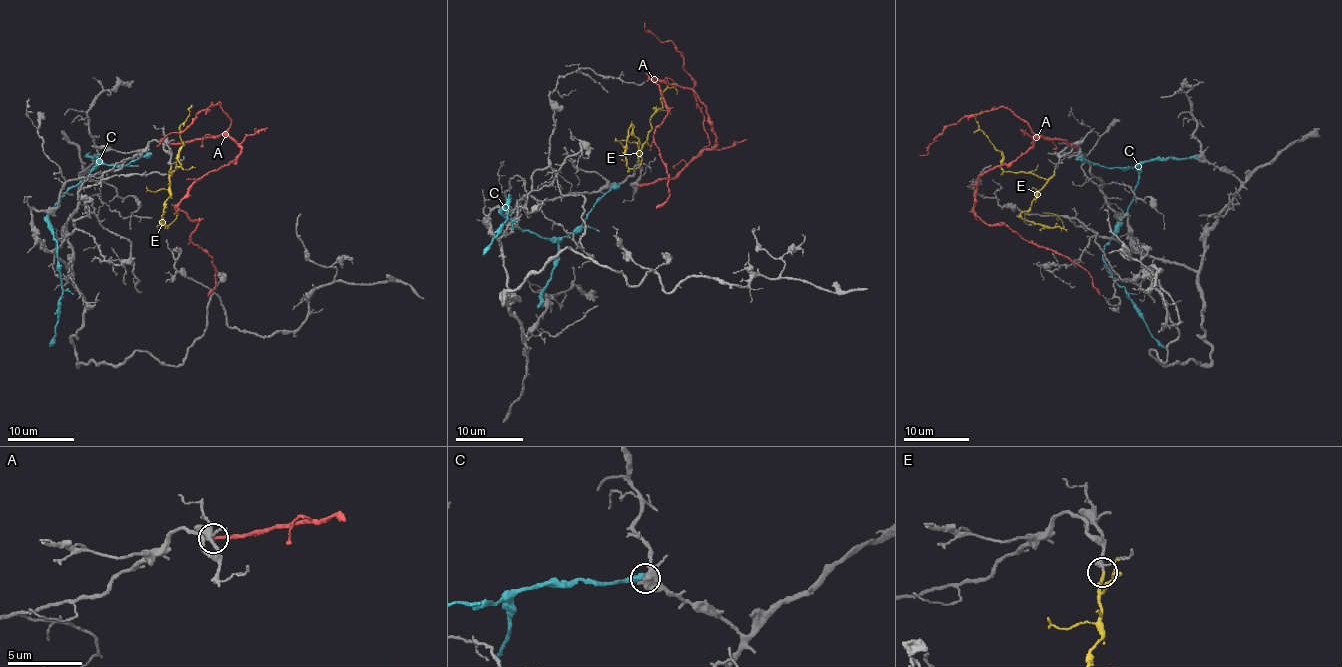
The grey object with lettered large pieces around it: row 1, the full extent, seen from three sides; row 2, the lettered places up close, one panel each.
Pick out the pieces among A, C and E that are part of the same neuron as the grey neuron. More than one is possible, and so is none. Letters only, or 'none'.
E

